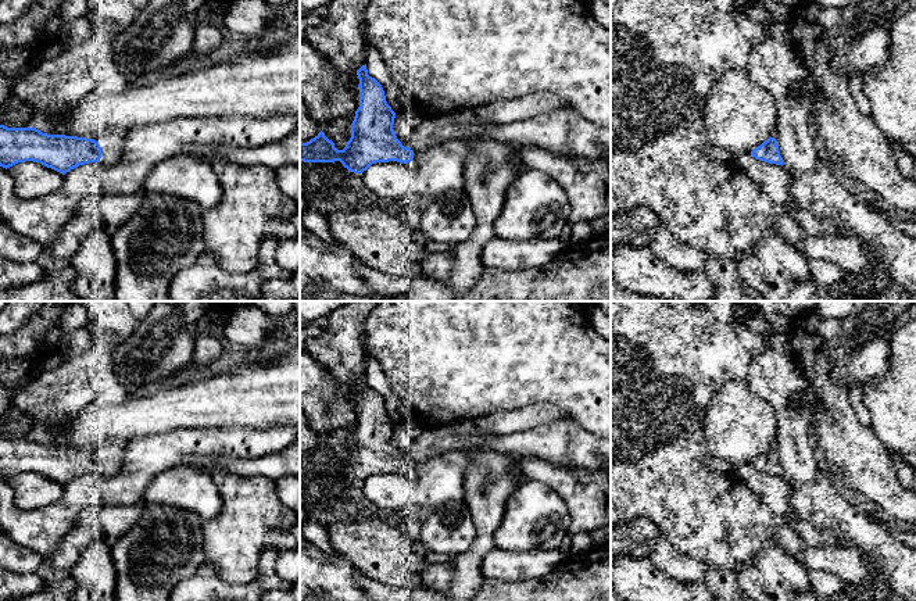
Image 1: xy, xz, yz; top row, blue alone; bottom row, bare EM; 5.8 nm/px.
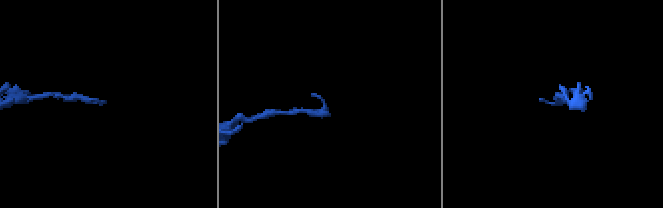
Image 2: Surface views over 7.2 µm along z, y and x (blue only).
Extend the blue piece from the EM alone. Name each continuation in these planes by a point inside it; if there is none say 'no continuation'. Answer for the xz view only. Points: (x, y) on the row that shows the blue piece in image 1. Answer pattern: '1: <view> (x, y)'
1: xz (565, 132)

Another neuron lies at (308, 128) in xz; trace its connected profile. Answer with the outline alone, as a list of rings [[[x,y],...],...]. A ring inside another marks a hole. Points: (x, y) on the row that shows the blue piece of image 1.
[[[300,100],[300,142],[307,143],[322,130],[322,125],[314,121],[305,104]]]

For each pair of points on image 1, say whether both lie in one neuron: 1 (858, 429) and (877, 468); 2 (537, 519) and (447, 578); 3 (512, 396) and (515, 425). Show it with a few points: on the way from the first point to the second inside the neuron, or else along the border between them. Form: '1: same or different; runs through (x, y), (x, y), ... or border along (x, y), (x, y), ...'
1: same; runs through (861, 439), (868, 458)
2: different; border along (504, 514), (494, 536), (494, 546)
3: different; border along (546, 404), (529, 404), (482, 415)

